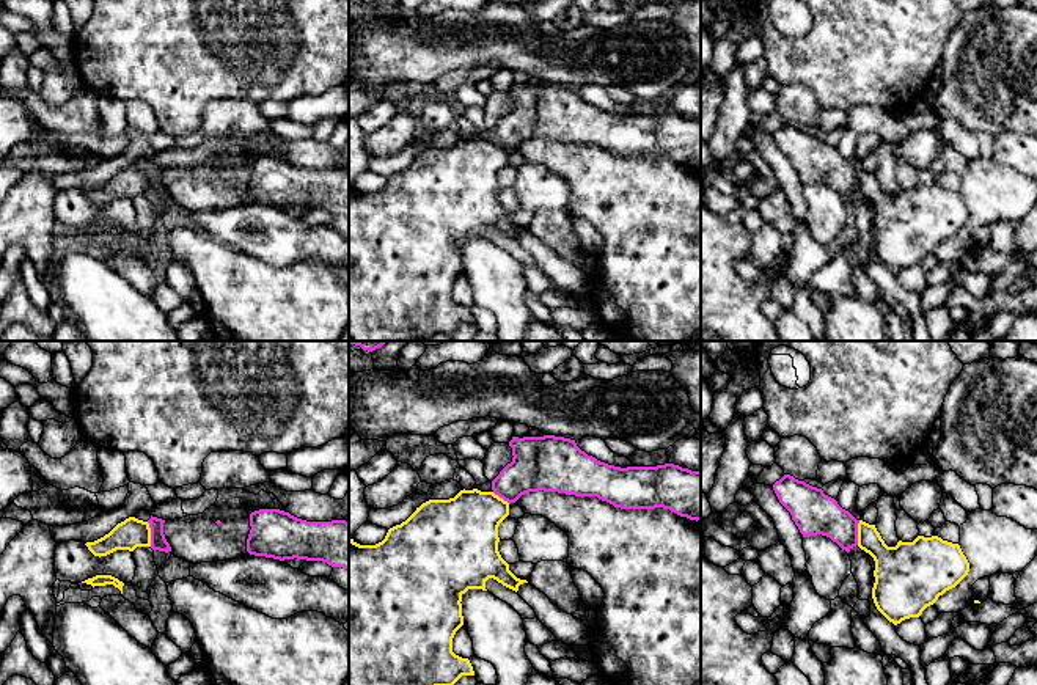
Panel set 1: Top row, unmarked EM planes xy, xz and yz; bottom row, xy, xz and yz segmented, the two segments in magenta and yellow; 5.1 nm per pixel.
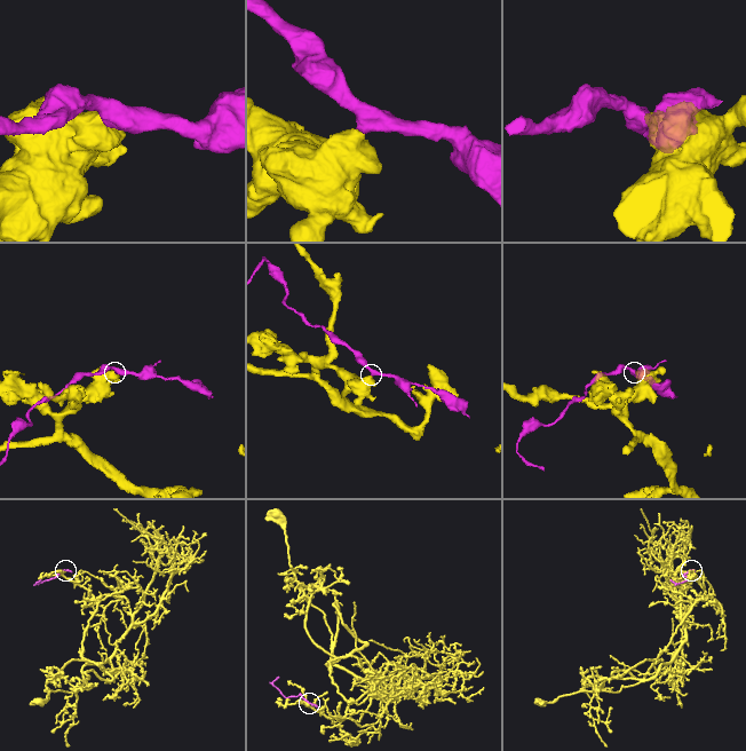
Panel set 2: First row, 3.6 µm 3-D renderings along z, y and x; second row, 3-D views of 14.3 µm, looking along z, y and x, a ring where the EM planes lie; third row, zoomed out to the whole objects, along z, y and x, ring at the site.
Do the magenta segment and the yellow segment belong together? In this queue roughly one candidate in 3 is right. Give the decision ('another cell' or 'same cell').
another cell

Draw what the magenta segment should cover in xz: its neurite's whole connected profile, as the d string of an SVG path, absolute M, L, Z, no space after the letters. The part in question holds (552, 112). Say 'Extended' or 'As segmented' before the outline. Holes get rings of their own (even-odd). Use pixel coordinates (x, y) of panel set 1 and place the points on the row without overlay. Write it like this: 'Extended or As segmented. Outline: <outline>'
As segmented. Outline: M512 85L512 110L492 129L492 138L515 151L529 140L597 145L621 157L663 156L690 168L701 168L701 119L674 112L614 115L581 99L575 88Z

